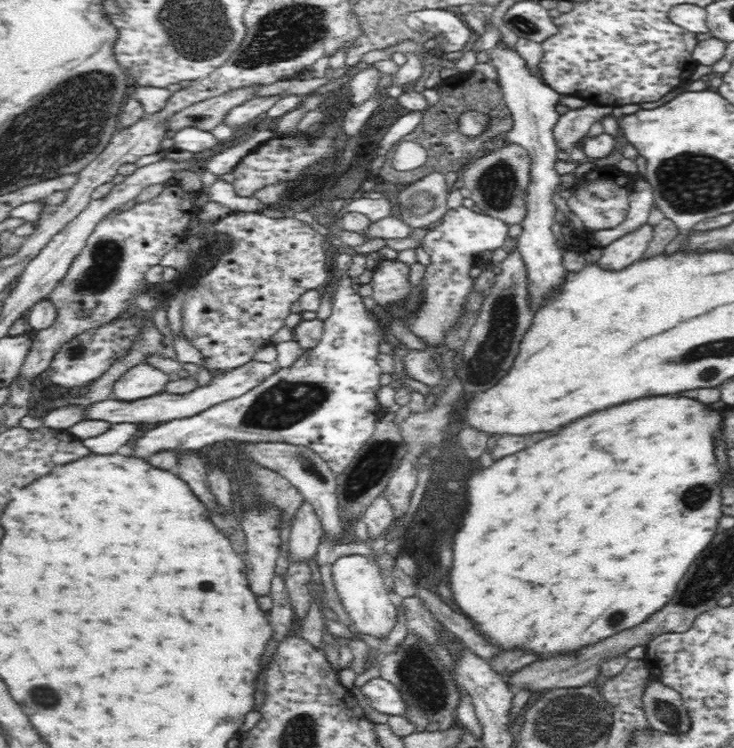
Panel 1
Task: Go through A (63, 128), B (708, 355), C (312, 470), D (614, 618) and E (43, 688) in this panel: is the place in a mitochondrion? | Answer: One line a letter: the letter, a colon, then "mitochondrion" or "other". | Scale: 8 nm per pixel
A: mitochondrion
B: mitochondrion
C: mitochondrion
D: mitochondrion
E: mitochondrion

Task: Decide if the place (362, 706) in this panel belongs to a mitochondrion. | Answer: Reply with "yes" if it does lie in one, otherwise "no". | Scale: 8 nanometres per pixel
no

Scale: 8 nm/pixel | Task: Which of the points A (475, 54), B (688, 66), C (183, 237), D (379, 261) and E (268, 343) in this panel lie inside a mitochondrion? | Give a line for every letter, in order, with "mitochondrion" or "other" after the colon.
A: other
B: other
C: other
D: other
E: other

